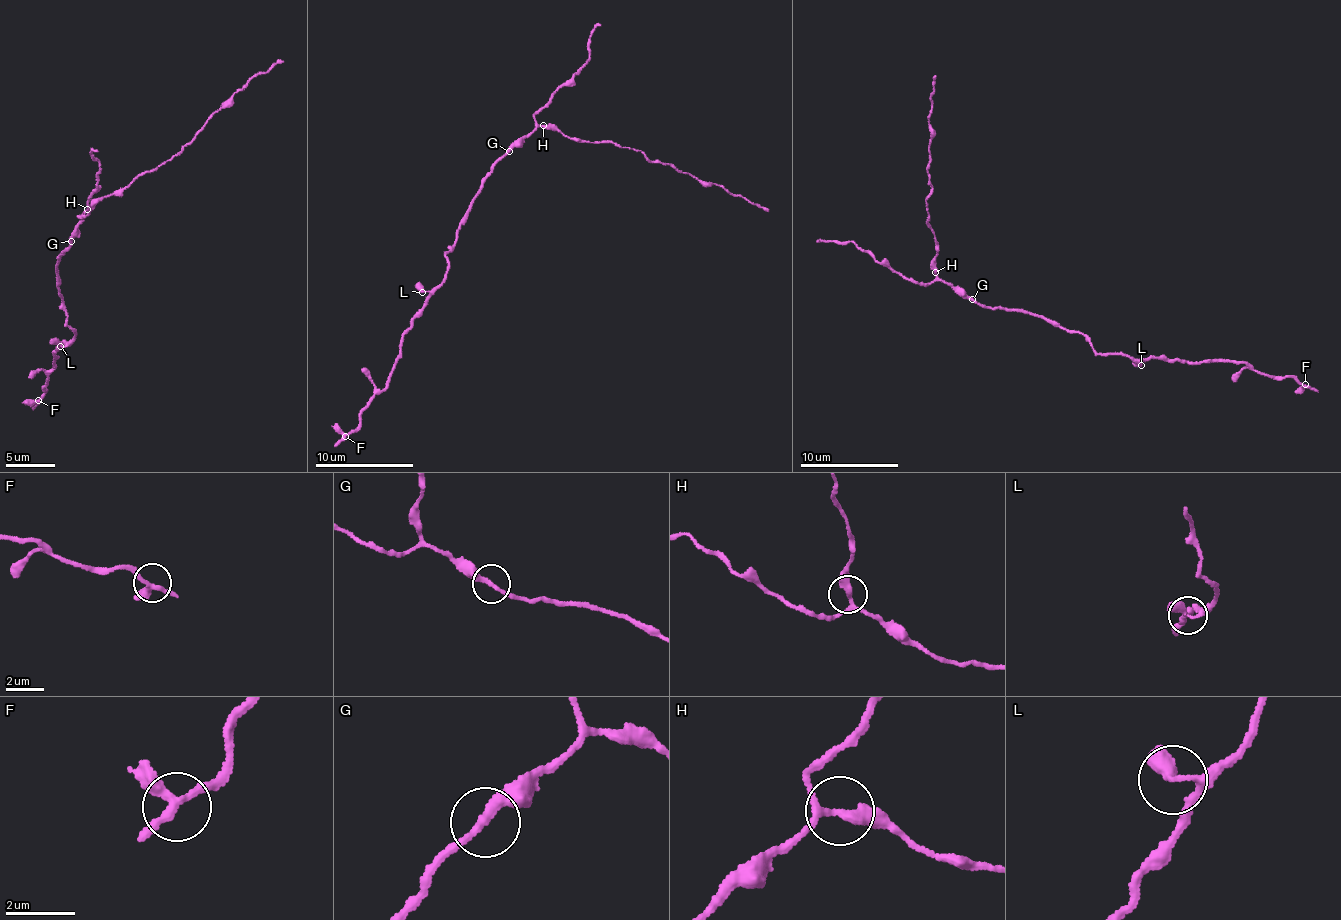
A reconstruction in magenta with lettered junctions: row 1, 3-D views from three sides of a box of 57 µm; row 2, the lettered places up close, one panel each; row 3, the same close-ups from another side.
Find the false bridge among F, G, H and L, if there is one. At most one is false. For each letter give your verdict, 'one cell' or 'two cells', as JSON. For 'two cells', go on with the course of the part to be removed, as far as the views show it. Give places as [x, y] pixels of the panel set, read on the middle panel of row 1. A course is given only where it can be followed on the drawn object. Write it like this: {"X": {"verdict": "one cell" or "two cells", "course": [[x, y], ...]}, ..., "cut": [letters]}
{"F": {"verdict": "one cell"}, "G": {"verdict": "one cell"}, "H": {"verdict": "one cell"}, "L": {"verdict": "one cell"}, "cut": []}

